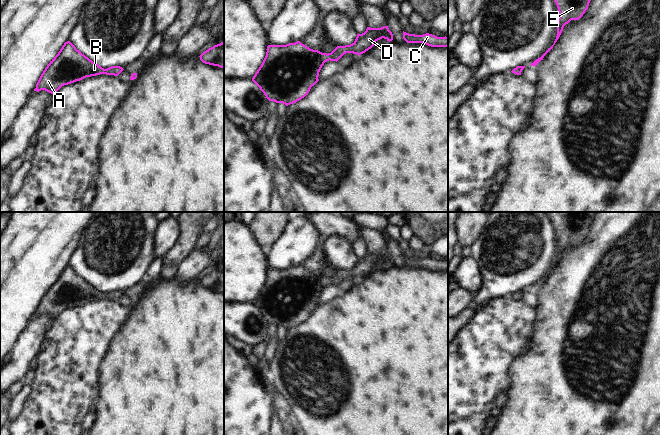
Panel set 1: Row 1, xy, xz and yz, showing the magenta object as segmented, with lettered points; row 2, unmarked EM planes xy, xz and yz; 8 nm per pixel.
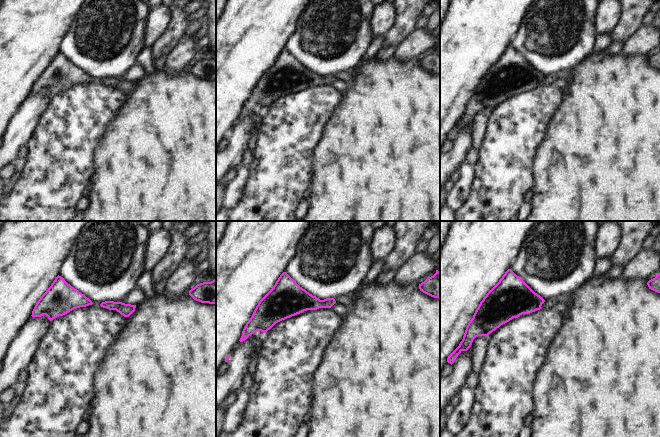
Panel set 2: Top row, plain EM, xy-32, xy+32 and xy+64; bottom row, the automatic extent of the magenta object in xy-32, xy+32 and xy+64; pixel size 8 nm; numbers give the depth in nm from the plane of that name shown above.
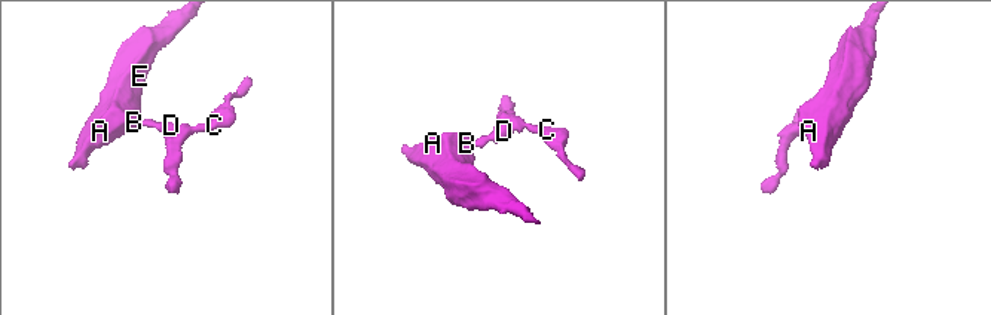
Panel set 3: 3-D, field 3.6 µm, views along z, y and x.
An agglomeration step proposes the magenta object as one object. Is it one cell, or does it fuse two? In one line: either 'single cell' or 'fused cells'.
single cell

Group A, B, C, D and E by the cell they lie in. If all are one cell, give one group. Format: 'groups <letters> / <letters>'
groups A B C D E

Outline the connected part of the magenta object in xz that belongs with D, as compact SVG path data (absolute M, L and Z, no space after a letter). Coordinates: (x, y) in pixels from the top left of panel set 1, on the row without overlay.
M388 250L381 252L367 251L362 258L357 258L355 265L350 269L337 270L331 277L322 277L302 268L300 265L286 269L268 269L266 280L252 302L269 325L283 327L286 330L304 322L318 305L319 296L327 285L338 285L344 278L361 279L371 273L380 263L393 264L393 258Z

